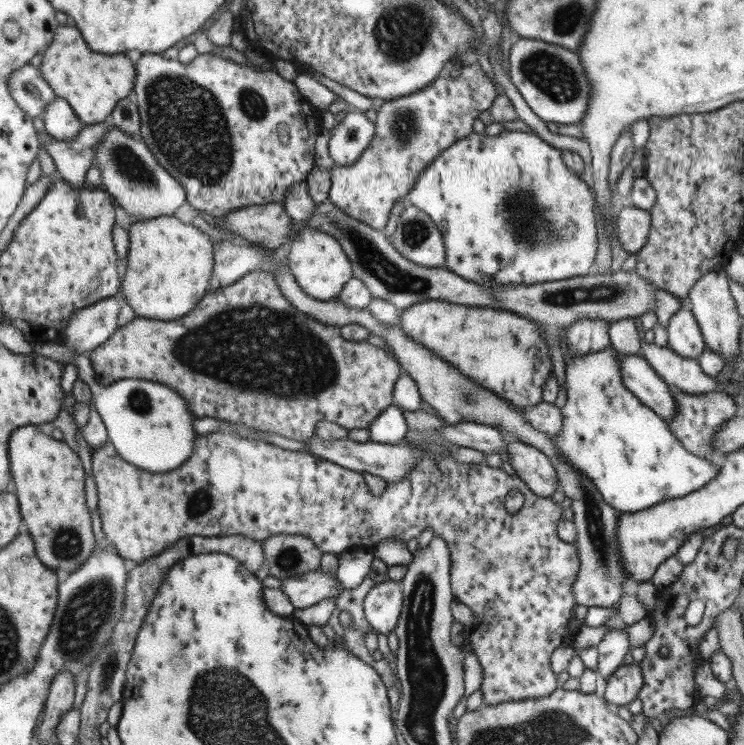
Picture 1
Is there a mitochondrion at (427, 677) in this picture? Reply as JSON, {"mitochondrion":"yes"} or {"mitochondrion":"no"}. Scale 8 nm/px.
{"mitochondrion":"yes"}

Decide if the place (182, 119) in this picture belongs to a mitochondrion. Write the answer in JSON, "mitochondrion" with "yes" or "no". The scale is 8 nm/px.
{"mitochondrion":"yes"}

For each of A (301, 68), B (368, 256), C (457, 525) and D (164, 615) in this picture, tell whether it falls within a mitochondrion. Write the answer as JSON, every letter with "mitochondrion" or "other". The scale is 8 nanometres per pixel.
{"A":"other","B":"mitochondrion","C":"mitochondrion","D":"other"}

